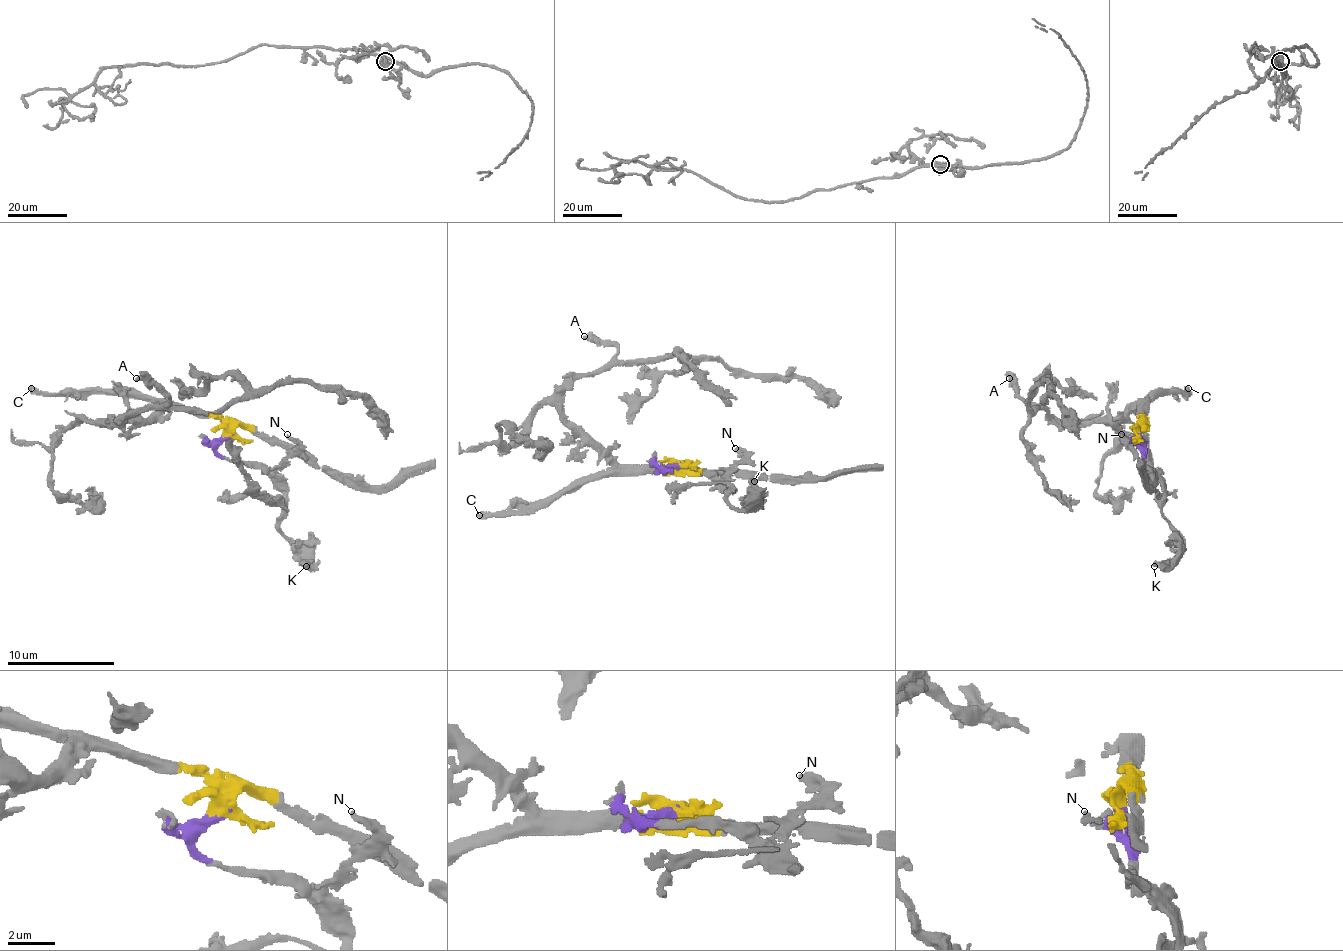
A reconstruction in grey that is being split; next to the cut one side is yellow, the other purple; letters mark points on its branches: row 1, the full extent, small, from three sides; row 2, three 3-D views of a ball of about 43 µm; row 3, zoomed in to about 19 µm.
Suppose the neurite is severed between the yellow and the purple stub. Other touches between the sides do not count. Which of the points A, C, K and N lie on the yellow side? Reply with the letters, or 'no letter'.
A, C

